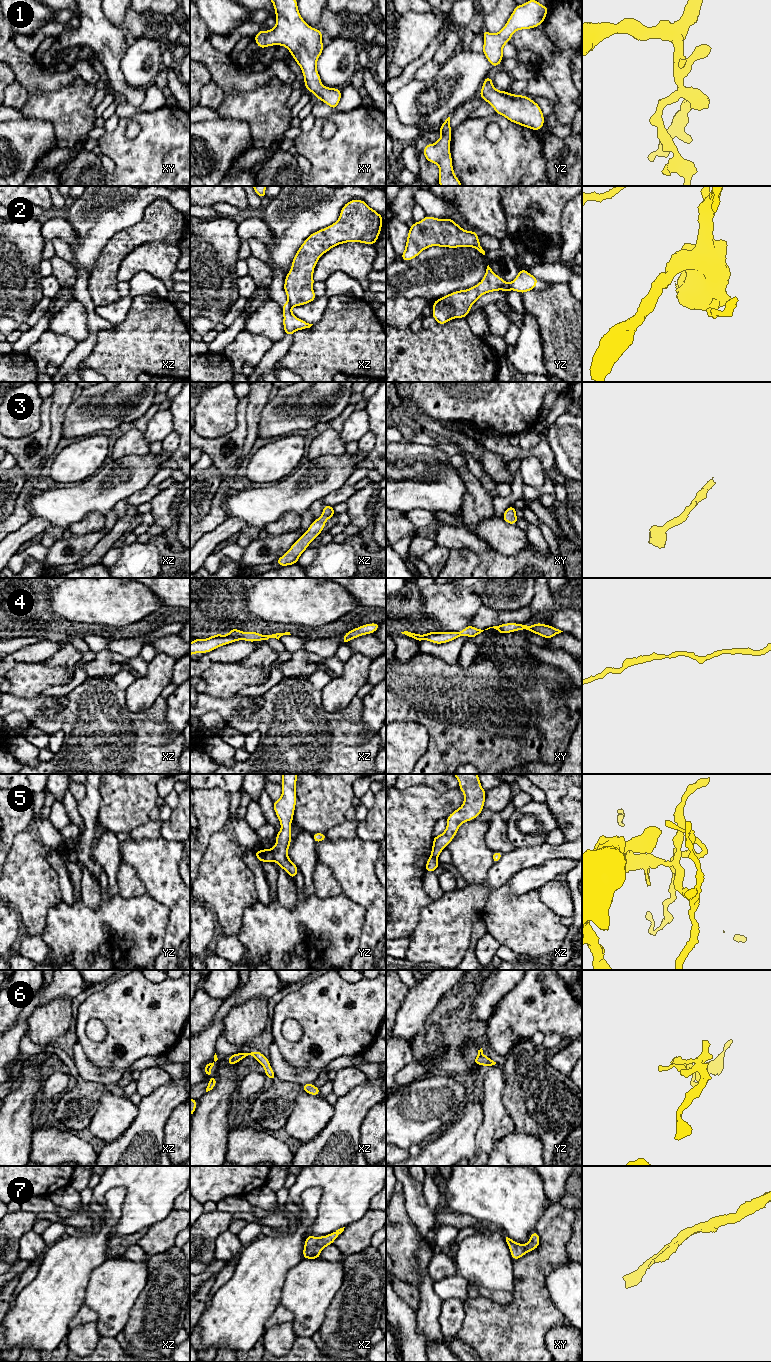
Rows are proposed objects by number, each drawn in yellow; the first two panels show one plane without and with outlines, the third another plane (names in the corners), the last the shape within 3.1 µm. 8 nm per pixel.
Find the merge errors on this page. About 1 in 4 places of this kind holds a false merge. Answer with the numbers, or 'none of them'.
2, 5

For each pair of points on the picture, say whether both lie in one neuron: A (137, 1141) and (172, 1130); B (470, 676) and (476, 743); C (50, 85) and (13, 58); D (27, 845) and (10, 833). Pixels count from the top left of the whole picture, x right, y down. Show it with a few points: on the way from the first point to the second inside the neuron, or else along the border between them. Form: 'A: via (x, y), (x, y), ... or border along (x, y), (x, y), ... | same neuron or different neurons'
A: border along (173, 1109), (163, 1131) | different neurons
B: via (468, 693), (468, 726) | same neuron
C: via (41, 81), (36, 80), (22, 66) | same neuron
D: border along (32, 820), (16, 835), (10, 849) | different neurons

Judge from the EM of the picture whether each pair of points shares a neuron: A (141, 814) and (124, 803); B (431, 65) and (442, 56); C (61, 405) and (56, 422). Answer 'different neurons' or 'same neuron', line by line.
A: same neuron
B: different neurons
C: same neuron

